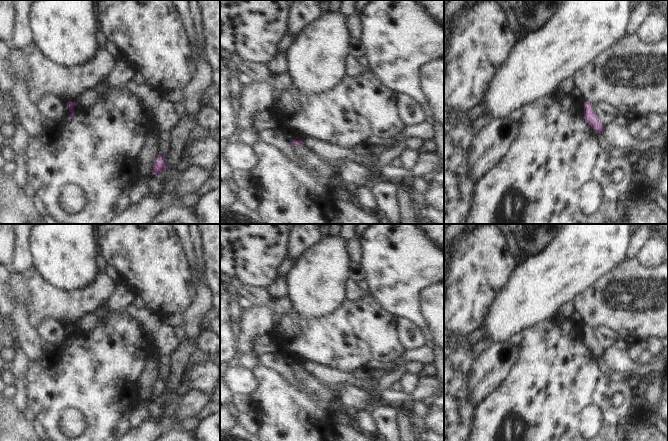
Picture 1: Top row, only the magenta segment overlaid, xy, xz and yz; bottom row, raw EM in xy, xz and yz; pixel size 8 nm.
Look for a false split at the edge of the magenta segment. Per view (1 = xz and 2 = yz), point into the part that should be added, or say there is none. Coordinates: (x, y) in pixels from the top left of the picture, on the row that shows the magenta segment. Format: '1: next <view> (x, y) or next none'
1: next none
2: next none

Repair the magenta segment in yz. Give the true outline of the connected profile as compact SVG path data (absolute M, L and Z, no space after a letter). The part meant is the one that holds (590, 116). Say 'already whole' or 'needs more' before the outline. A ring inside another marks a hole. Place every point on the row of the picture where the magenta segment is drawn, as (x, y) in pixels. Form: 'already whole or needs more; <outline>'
already whole; M585 101L583 108L585 121L594 129L597 134L603 133L605 126L594 112L592 103Z

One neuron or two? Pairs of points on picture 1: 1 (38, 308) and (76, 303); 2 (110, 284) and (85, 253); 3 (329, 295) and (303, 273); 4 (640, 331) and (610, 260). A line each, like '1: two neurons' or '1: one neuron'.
1: one neuron
2: two neurons
3: one neuron
4: two neurons

